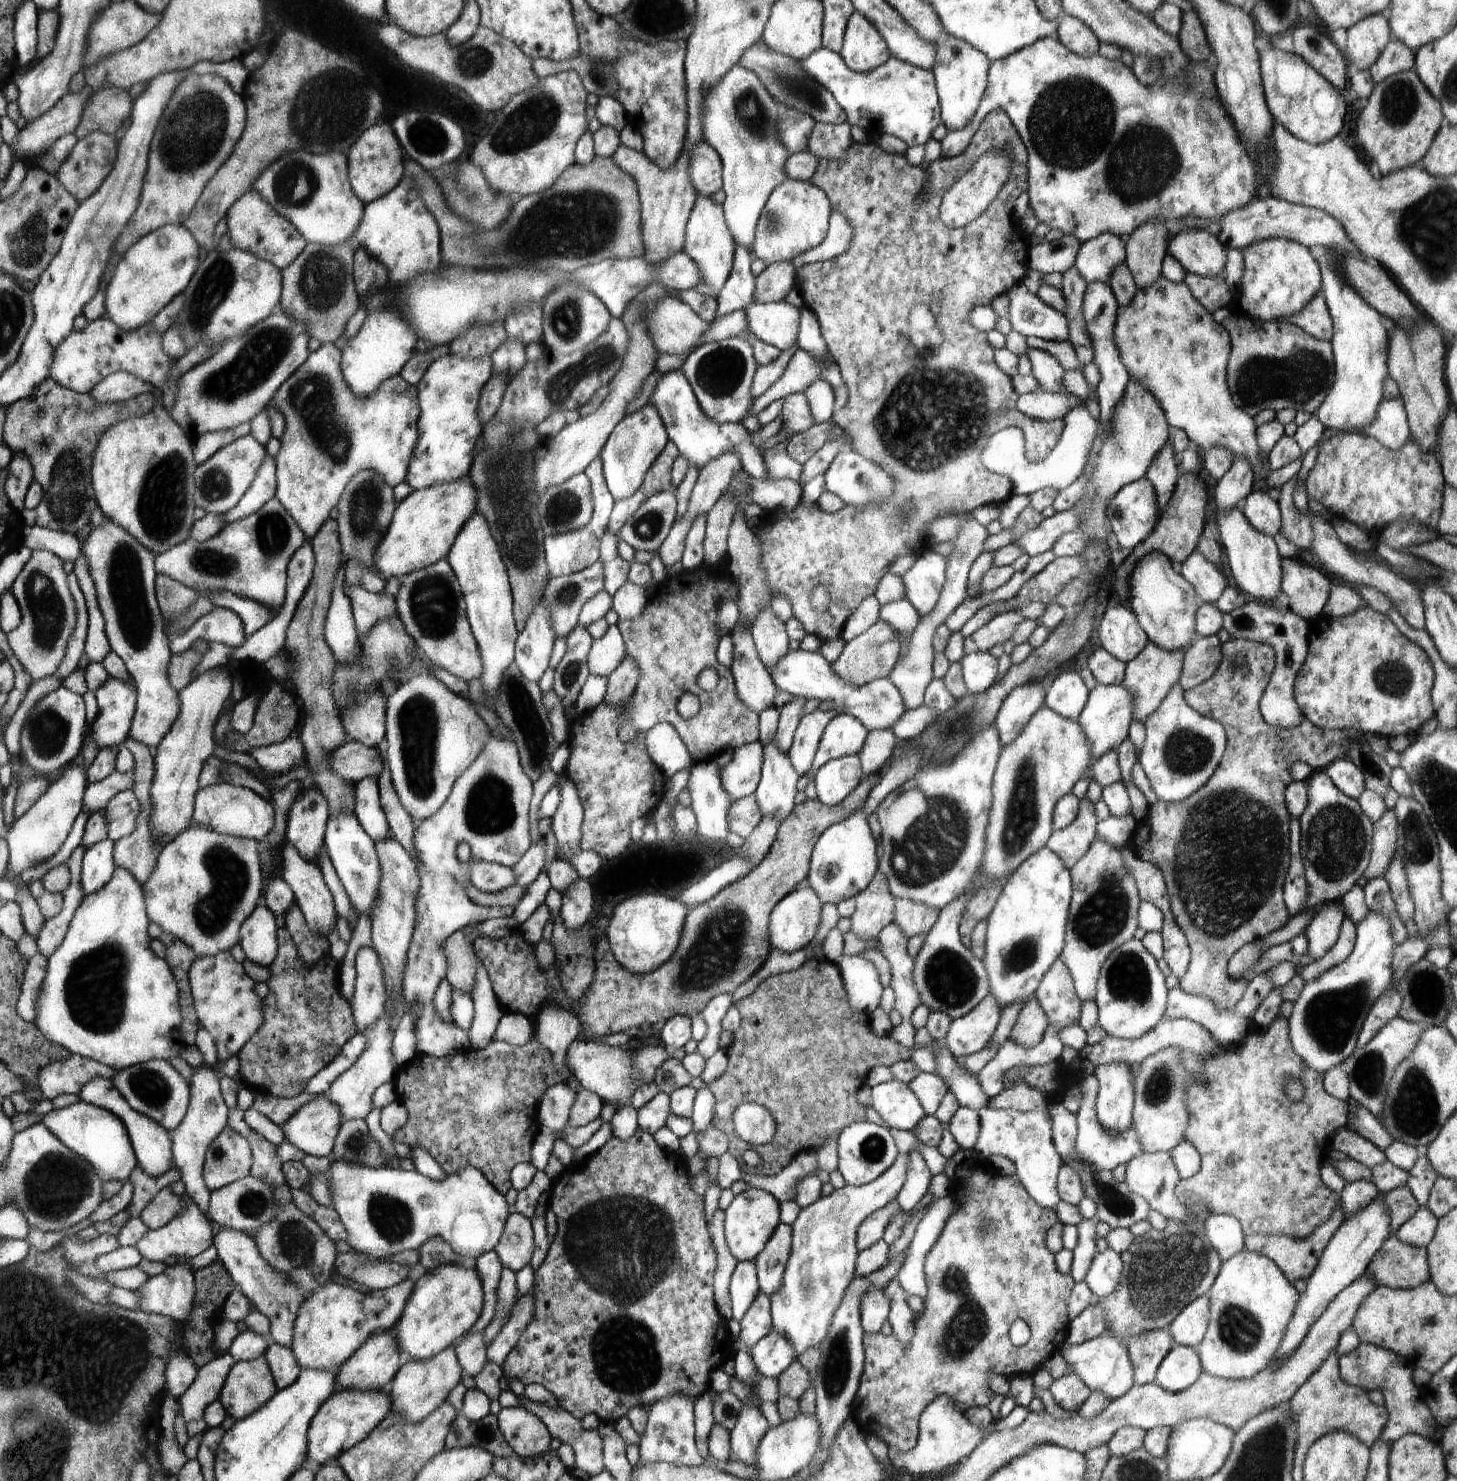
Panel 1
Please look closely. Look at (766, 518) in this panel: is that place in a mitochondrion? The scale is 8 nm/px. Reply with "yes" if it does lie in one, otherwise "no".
no

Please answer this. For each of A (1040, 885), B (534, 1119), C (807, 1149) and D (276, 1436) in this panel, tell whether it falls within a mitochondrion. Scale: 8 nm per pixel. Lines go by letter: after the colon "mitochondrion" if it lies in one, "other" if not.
A: other
B: other
C: other
D: other

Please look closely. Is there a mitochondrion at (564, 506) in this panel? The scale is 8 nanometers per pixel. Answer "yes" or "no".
yes

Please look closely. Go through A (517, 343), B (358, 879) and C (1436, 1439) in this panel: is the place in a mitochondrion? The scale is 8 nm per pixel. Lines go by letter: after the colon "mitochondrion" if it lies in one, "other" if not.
A: other
B: mitochondrion
C: other

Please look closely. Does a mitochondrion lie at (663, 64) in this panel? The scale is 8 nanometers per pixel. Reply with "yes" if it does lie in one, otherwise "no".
no

